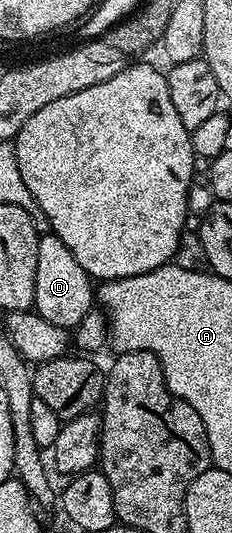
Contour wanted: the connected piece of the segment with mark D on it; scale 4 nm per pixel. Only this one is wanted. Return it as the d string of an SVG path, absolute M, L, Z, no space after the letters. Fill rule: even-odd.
M50 233L40 234L37 245L37 293L34 310L39 312L45 321L53 321L53 325L74 329L78 327L81 317L93 310L97 295L93 290L90 275L77 265L77 257L65 249L65 241Z

